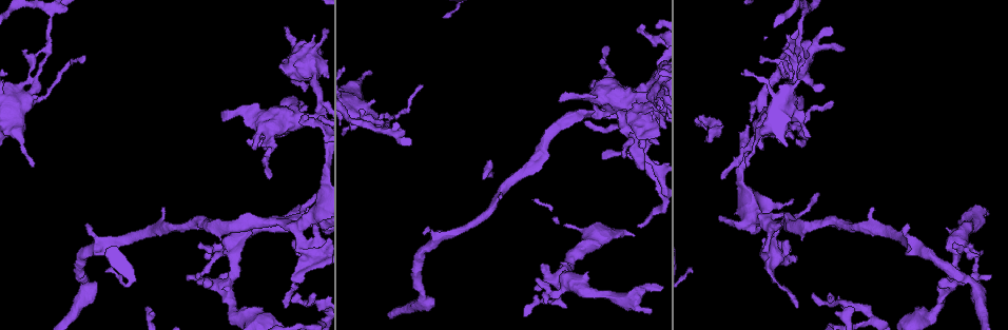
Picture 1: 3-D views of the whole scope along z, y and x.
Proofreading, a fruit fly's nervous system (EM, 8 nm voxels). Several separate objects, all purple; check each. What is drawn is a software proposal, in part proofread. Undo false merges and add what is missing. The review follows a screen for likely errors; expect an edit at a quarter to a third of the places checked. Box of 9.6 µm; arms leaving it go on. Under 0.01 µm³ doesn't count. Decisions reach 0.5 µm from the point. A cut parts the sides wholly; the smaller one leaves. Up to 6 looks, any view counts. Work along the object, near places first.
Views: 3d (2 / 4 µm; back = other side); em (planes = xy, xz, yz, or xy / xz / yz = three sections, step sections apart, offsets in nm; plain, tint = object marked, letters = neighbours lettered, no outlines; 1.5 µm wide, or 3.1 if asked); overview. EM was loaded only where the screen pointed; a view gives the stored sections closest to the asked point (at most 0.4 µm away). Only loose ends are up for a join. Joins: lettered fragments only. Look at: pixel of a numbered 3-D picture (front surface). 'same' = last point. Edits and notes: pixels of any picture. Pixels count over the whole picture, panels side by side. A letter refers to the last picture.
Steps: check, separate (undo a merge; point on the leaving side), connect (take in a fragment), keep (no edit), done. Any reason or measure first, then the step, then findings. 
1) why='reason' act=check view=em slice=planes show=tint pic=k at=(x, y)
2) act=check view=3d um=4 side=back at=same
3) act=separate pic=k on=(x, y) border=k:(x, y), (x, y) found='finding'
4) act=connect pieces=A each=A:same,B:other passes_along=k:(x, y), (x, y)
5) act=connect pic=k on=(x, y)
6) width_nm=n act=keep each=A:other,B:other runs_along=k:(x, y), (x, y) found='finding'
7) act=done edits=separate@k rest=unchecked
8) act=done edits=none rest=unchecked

why='stops while still wide' act=check view=em slice=planes show=letters pic=1 at=(653, 112)

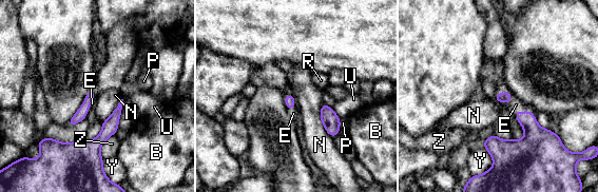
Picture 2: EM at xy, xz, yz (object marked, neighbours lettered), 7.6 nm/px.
longest_contact=N:260nm act=connect pieces=E each=B:other,E:same,N:other,P:other,R:other,U:other,Y:other,Z:other passes_along=2:(537, 141), (526, 111), (516, 104) found='the cell continues'

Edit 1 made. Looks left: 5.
act=check view=overview

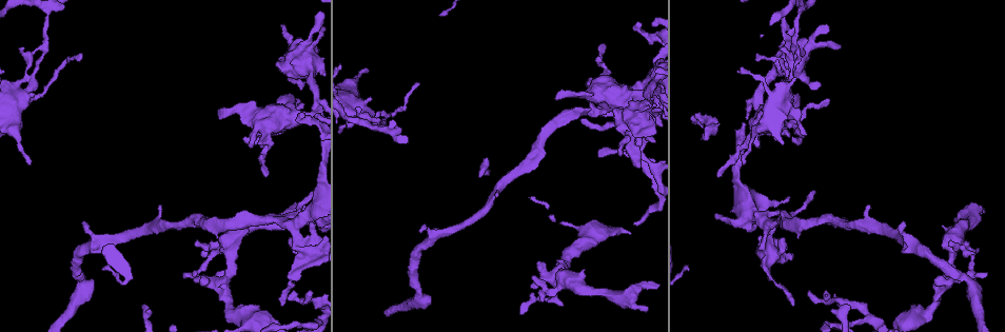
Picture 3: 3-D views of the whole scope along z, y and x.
why='a narrow waist' act=check view=em slice=planes show=letters pic=3 at=(600, 293)

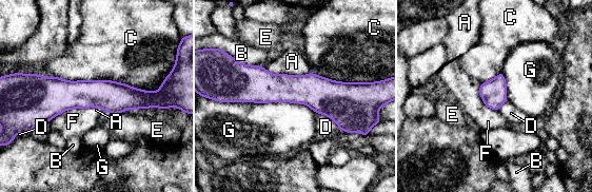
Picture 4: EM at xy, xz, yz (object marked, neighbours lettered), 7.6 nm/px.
act=keep each=A:other,B:other,C:other,D:other,E:other,F:other,G:other runs_along=4:(232, 88), (358, 98) found='one cell here'

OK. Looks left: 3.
why='tapers out' act=check view=3d um=4 side=back pic=3 at=(825, 296)

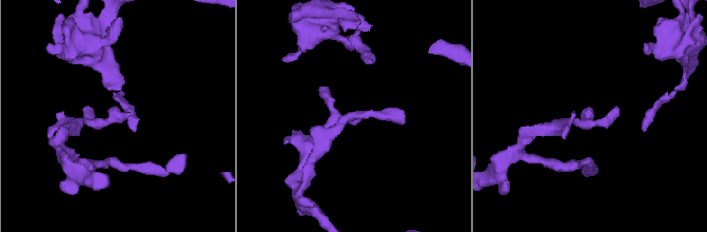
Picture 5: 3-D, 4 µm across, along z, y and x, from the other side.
why='need the tissue' act=check view=em slice=xz step=4 show=tint pic=5 at=(129, 114)

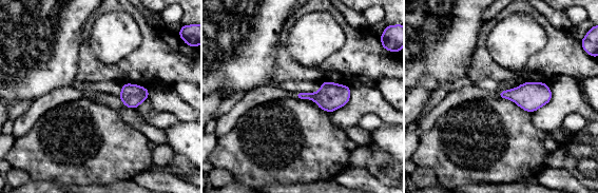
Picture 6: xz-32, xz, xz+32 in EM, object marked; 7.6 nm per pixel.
why='what lies round it' act=check view=em slice=xz step=4 show=letters at=same

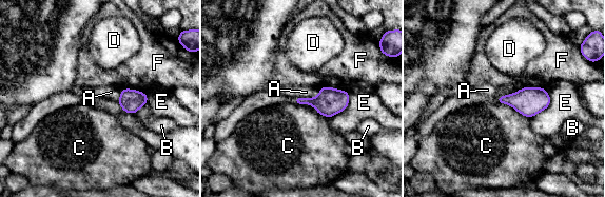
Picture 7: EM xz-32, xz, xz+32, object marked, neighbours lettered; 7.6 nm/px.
longest_contact=C:300nm act=keep each=A:other,B:other,C:other,D:other,E:other,F:other border=7:(319, 87), (314, 97), (294, 98) found='none of them fits'

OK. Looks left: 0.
act=done edits=connect@2 rest=unchecked

